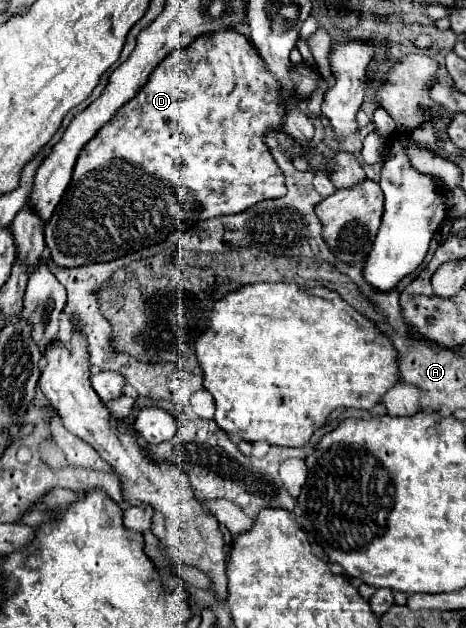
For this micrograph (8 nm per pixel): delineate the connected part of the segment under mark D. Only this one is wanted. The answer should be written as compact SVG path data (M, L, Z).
M224 30L224 32L214 32L212 36L200 36L196 38L188 48L178 48L176 52L168 54L158 68L152 72L148 84L128 102L120 112L96 134L92 144L84 148L78 156L72 182L66 188L60 206L56 206L56 212L52 214L50 222L44 226L44 236L46 236L46 246L50 248L50 256L56 266L62 268L72 268L72 266L82 266L82 264L92 264L92 262L110 262L114 258L122 258L128 254L134 254L142 248L150 248L154 244L164 242L168 236L186 232L194 228L194 224L216 218L216 216L228 216L228 214L238 214L244 212L246 208L268 200L268 198L280 198L286 194L284 186L284 176L274 162L264 138L268 132L278 130L286 120L286 100L280 92L280 84L276 76L268 70L264 60L258 56L258 50L250 40L234 30Z

